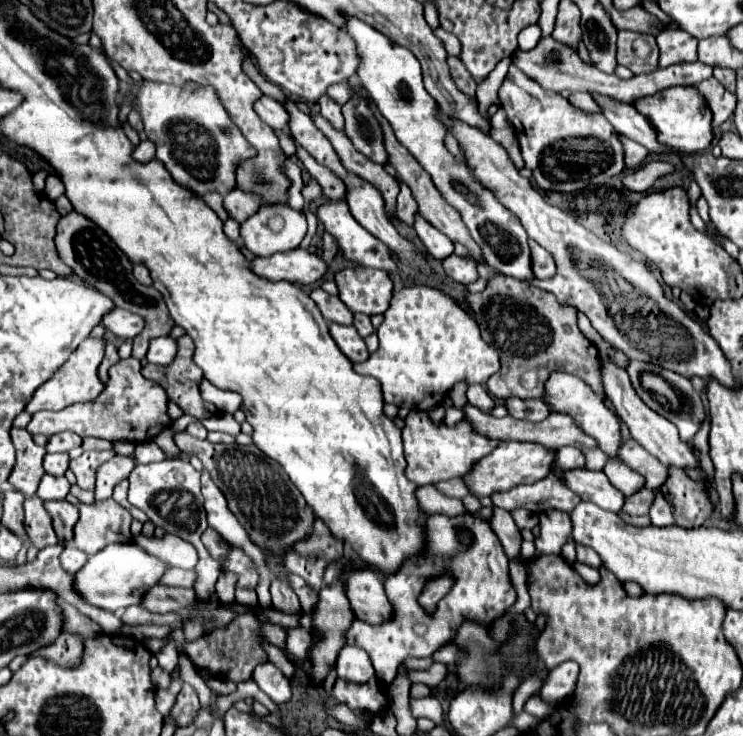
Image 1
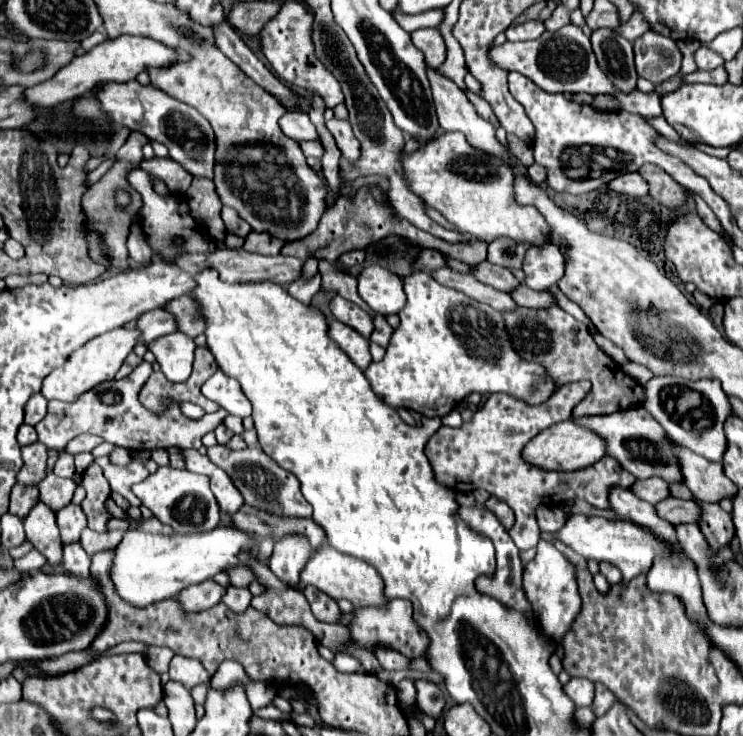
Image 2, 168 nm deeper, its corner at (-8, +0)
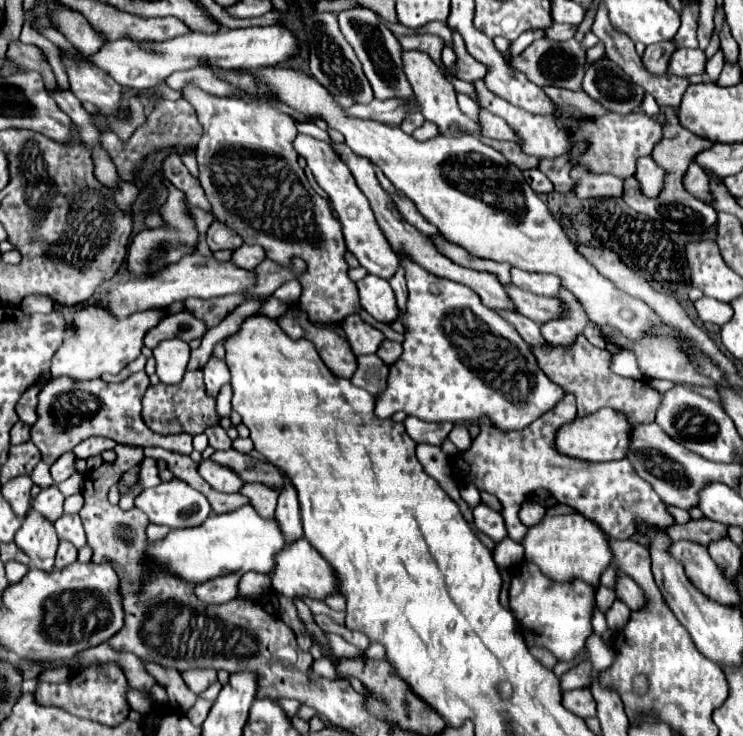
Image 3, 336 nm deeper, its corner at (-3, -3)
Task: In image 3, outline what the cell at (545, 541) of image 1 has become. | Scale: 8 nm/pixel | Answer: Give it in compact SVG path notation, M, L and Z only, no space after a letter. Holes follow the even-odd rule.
M527 500L519 512L519 518L521 522L527 526L527 528L533 528L535 524L539 524L547 514L547 508L535 500Z

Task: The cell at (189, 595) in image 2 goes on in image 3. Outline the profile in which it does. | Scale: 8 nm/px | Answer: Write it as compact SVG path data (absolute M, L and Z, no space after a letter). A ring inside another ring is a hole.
M219 576L195 586L195 596L205 604L225 604L237 596L239 576Z

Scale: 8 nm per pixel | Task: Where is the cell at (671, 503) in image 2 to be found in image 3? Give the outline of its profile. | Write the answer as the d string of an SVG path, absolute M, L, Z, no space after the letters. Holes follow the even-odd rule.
M699 518L699 520L689 520L687 524L671 524L667 528L667 534L671 536L673 542L677 540L697 540L699 544L709 544L715 538L727 536L725 524L719 524L709 518Z

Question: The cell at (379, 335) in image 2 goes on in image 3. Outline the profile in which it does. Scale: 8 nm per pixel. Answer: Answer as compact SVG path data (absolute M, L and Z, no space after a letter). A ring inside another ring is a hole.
M383 340L383 344L377 350L377 356L385 364L393 364L401 356L401 344L399 342L393 342L393 340Z

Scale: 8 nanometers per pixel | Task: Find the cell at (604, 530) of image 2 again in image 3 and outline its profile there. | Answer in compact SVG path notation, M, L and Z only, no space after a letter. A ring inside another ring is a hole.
M583 514L569 516L545 516L541 524L529 528L525 540L525 558L533 560L541 572L553 580L581 578L589 584L599 584L599 576L605 568L613 564L613 550L609 546L609 536L603 530L587 520Z

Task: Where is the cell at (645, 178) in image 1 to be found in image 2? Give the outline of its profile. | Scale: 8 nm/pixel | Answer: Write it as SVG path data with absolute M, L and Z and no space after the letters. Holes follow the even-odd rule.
M624 173L622 177L616 177L614 181L610 181L608 189L630 197L644 197L648 193L648 185L646 181L642 181L640 173Z

